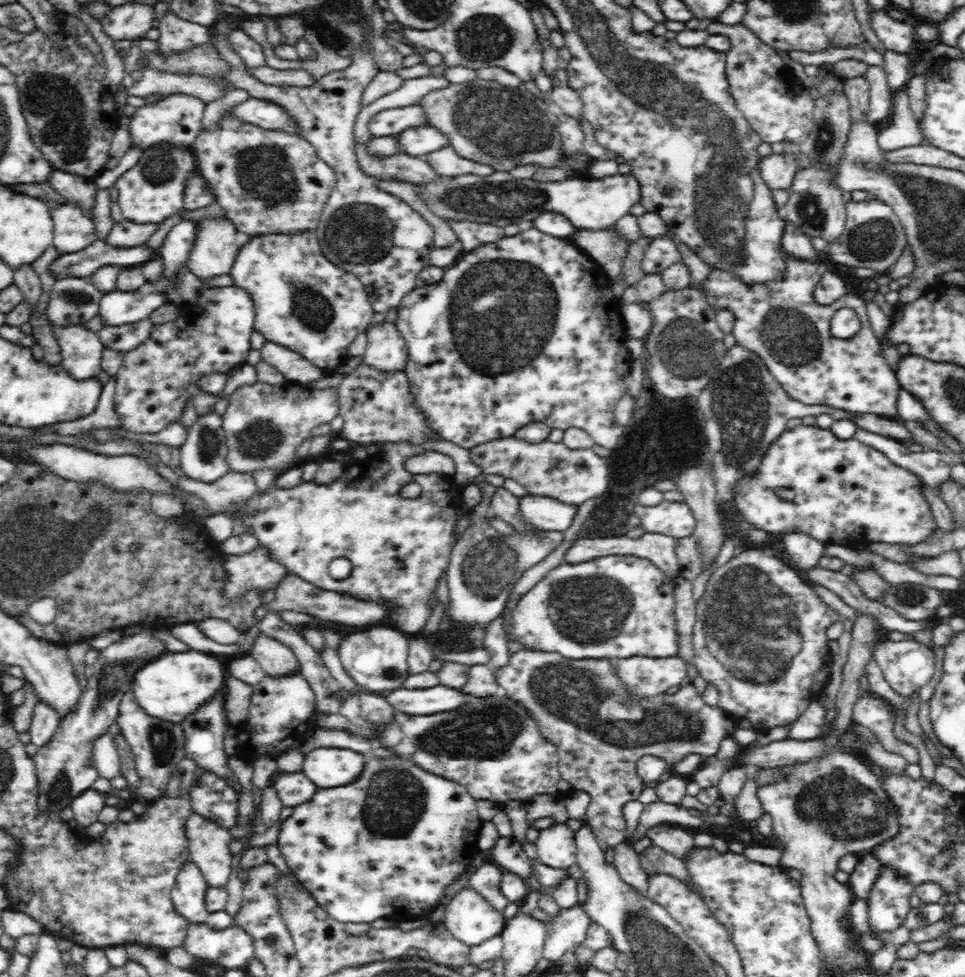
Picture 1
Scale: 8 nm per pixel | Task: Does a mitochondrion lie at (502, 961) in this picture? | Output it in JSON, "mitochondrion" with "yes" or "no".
{"mitochondrion":"no"}

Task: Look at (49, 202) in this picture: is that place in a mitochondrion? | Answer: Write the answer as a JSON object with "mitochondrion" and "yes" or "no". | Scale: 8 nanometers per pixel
{"mitochondrion":"no"}

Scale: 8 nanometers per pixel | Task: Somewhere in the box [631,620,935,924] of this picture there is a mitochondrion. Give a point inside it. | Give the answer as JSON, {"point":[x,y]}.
{"point":[843,807]}

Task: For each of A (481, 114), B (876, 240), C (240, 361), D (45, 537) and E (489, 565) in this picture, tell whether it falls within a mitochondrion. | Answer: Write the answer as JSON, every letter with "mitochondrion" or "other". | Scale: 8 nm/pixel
{"A":"mitochondrion","B":"mitochondrion","C":"other","D":"mitochondrion","E":"mitochondrion"}

